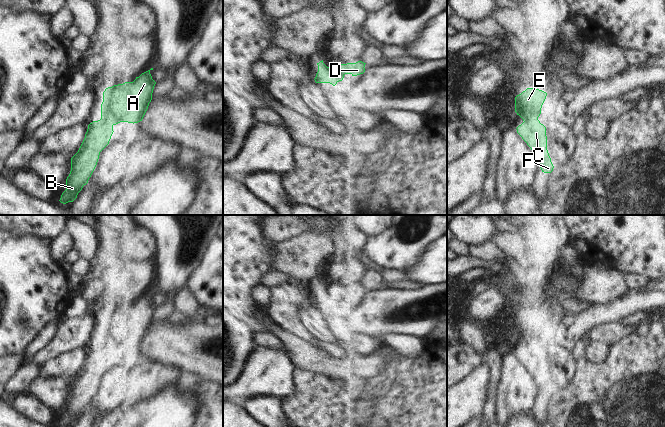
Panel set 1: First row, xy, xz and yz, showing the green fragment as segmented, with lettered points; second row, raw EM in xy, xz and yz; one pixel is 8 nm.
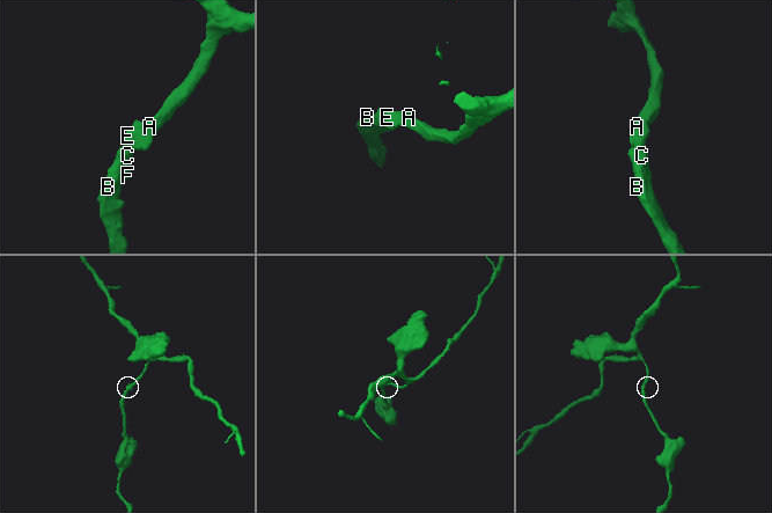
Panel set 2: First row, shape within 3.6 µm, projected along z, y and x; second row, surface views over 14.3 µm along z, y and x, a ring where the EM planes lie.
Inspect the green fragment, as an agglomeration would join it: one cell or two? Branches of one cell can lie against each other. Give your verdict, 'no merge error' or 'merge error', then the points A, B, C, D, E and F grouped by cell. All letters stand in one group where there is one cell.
no merge error; groups A B C D E F

